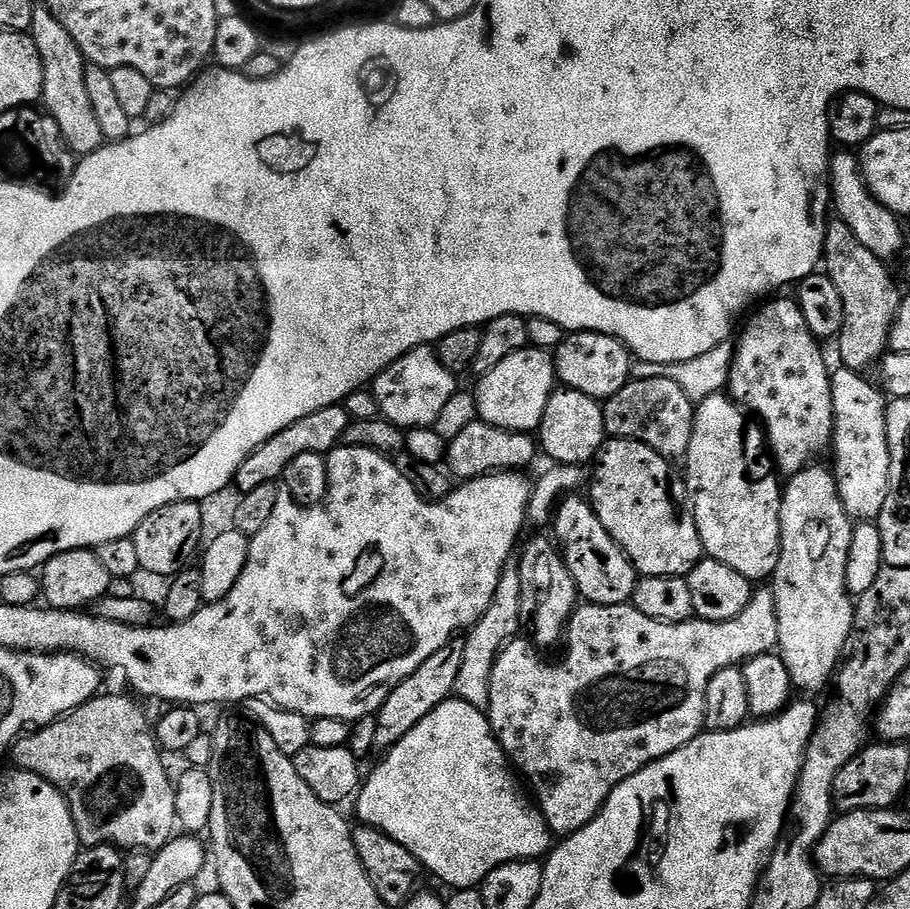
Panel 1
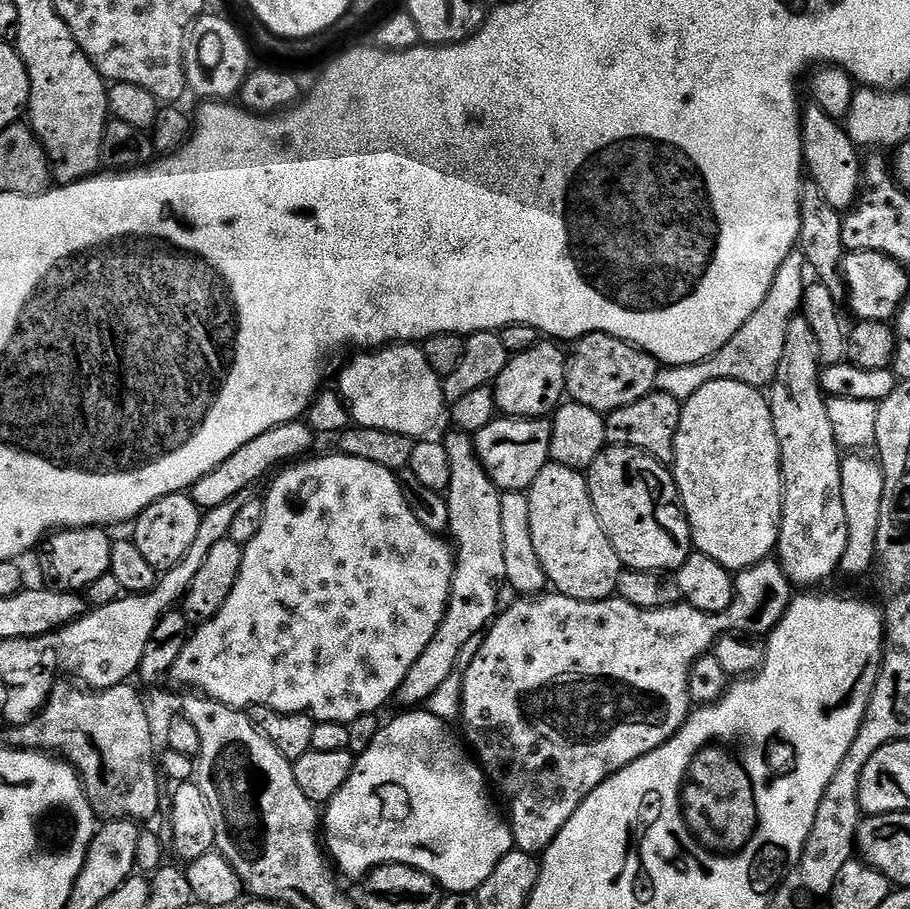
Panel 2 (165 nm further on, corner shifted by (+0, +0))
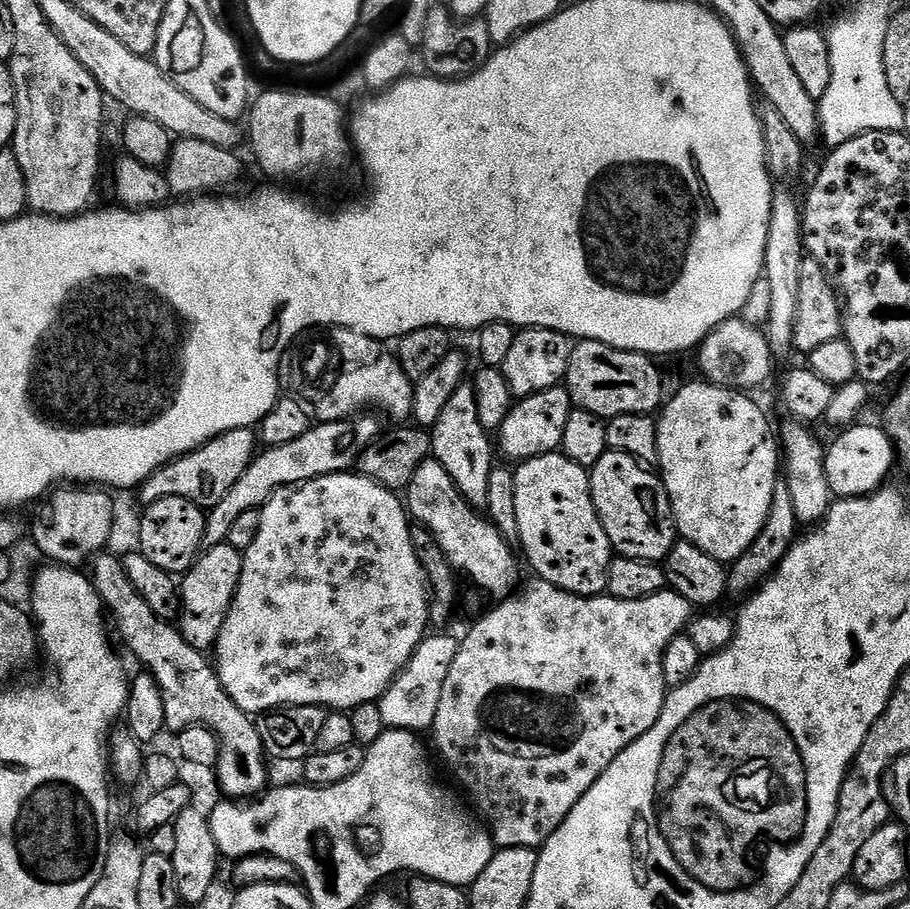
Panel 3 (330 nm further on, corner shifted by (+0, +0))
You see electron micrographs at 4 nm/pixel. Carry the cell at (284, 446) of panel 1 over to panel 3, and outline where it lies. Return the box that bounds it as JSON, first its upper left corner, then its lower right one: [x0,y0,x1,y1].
[138,427,258,510]

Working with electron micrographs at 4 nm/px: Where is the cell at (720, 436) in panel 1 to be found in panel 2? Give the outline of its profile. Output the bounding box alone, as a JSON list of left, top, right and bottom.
[674,380,784,574]

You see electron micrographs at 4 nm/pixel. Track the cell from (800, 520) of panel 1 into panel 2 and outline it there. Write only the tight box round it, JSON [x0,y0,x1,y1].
[770,314,848,586]

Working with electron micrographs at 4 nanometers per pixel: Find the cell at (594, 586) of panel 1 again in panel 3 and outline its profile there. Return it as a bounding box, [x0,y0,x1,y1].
[514,454,614,596]

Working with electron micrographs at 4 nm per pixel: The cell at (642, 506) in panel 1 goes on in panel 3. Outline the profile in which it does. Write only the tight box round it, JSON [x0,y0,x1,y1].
[590,450,678,561]

